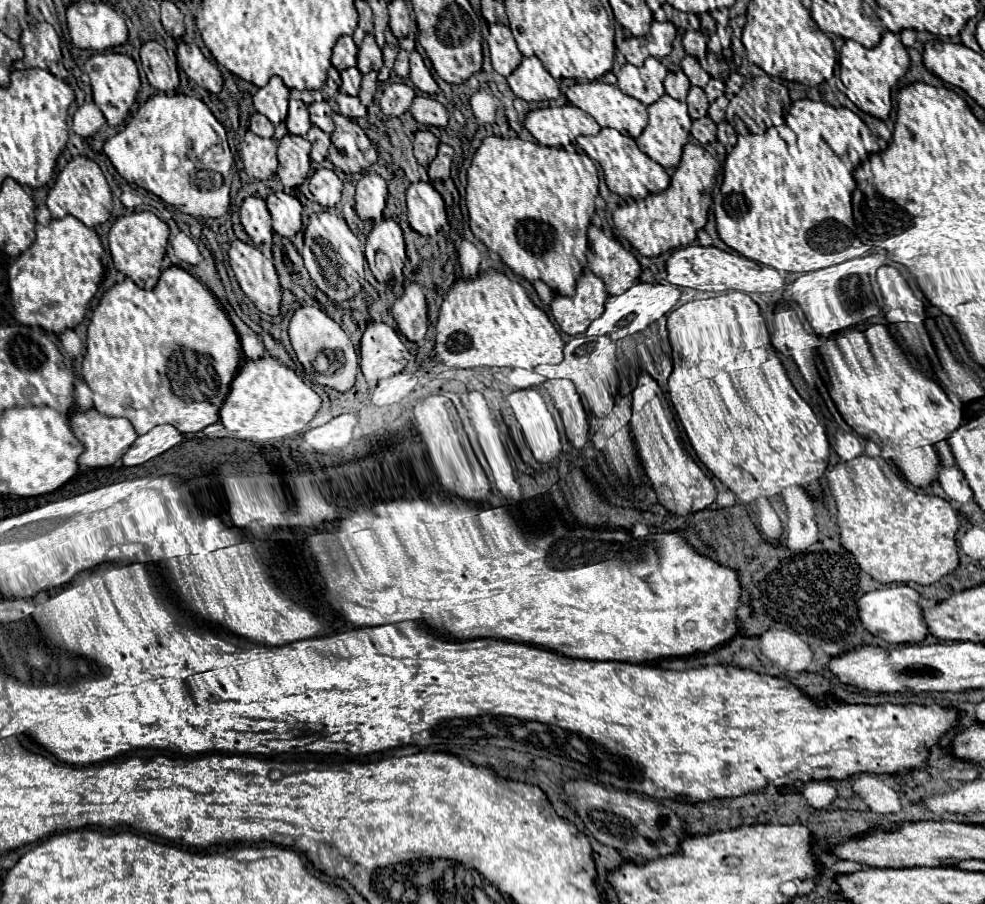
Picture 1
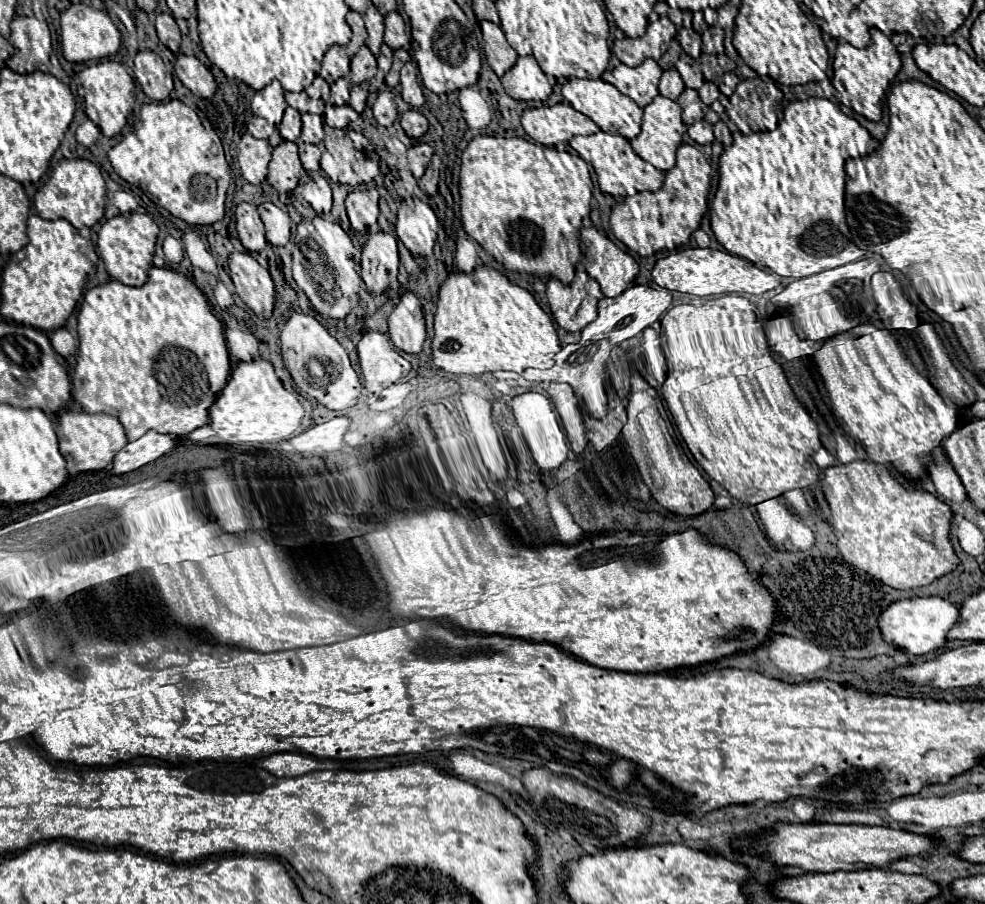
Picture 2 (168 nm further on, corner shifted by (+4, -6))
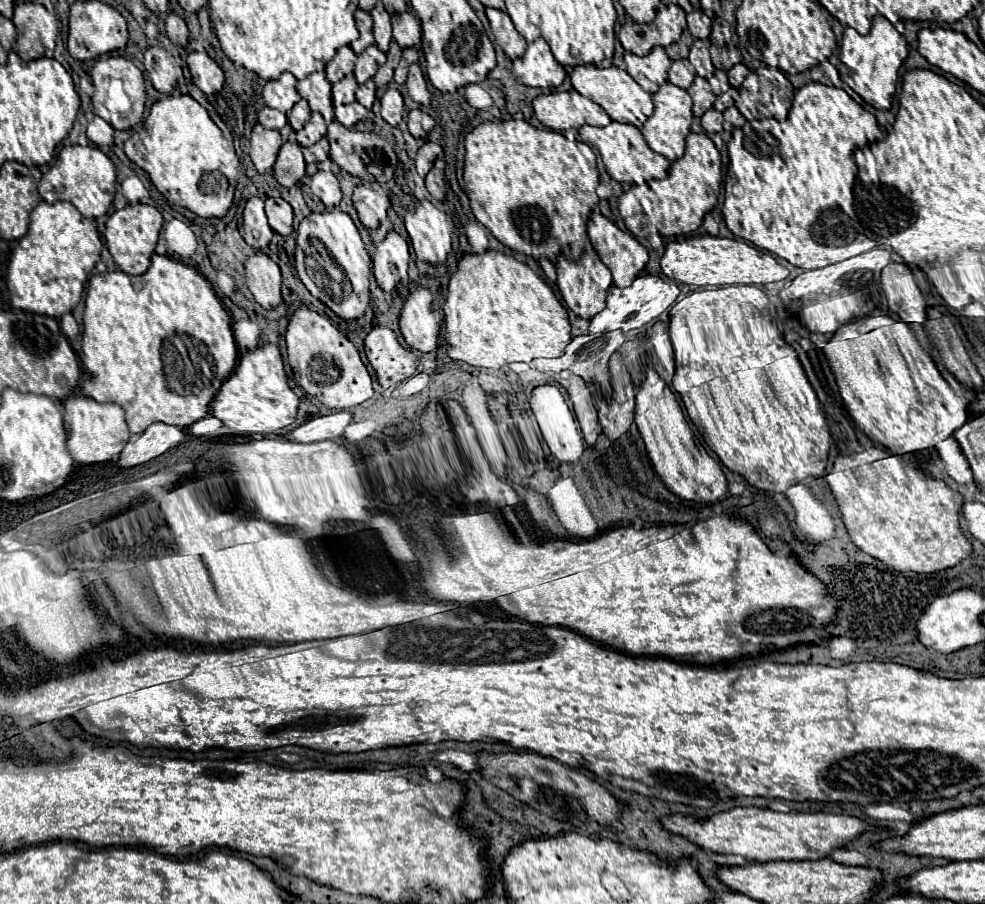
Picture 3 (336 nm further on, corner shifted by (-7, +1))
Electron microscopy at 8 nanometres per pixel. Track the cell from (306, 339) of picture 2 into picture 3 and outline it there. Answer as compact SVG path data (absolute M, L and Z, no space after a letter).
M306 306L298 308L288 322L286 344L288 344L288 364L294 372L296 382L304 388L306 394L314 396L324 406L336 410L348 410L372 398L374 394L372 380L364 362L360 360L358 350L340 330L336 330L318 312L308 310Z

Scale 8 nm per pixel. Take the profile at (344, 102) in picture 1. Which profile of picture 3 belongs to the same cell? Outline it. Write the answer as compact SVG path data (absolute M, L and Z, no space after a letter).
M354 102L354 104L346 104L346 106L338 106L334 114L336 114L336 120L338 120L342 126L354 128L360 120L366 118L368 110L366 110L362 104Z

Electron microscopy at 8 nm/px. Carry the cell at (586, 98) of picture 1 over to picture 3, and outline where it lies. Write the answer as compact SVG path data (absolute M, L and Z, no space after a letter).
M576 66L574 72L570 74L572 78L572 86L586 98L590 98L592 102L600 104L608 116L616 122L626 122L632 124L636 128L642 128L642 124L652 116L654 112L654 104L652 104L652 94L648 94L646 90L642 90L634 78L616 66L610 68L596 68L596 66Z

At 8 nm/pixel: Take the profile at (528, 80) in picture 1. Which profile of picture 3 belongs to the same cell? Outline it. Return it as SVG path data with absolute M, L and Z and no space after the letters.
M544 38L528 44L524 56L514 60L514 78L524 86L556 88L564 82L566 70L556 62Z

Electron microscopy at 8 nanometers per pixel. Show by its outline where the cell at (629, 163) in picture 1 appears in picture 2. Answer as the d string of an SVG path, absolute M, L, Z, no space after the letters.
M599 131L595 135L575 136L569 144L583 160L595 169L601 191L613 195L615 199L623 199L623 197L639 193L639 191L657 191L663 185L665 175L659 169L649 167L649 163L643 161L641 157L637 157L633 153L629 141L621 135L611 135L611 133Z

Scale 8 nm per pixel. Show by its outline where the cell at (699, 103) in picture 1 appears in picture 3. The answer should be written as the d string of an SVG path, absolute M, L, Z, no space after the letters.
M700 76L694 78L692 86L688 88L688 94L690 94L692 100L694 100L694 116L702 116L706 110L712 108L714 100L716 100L710 84L708 84L704 78L700 78Z

